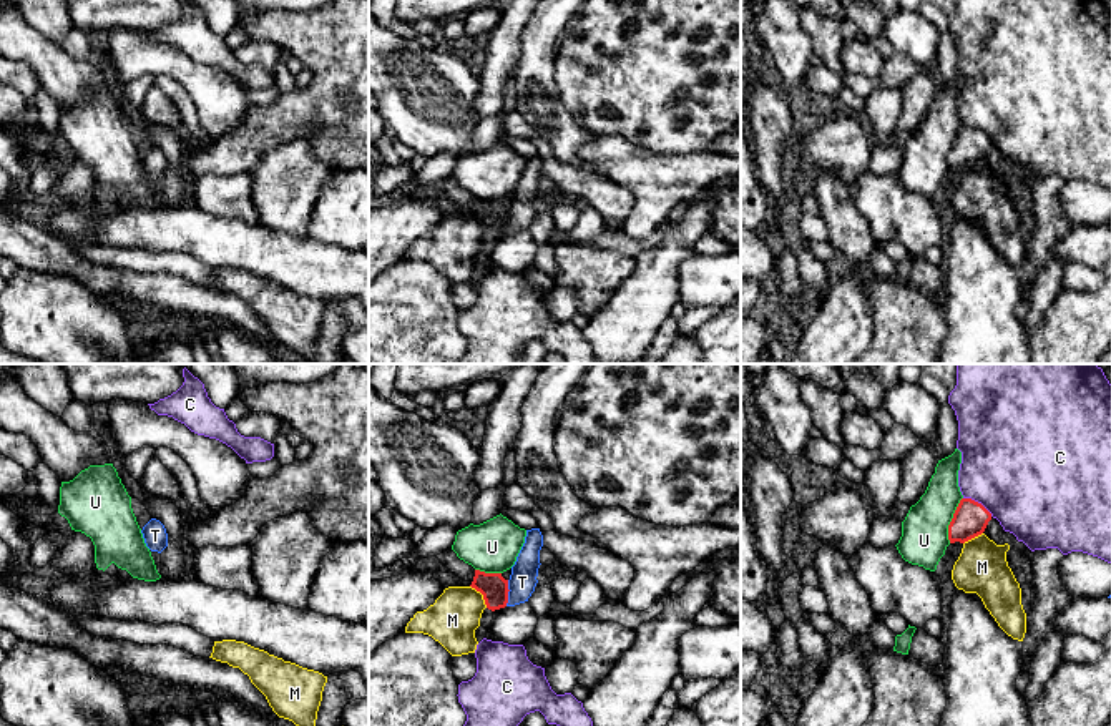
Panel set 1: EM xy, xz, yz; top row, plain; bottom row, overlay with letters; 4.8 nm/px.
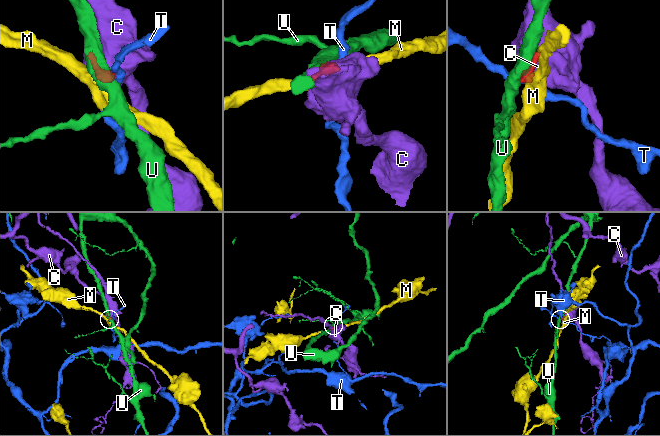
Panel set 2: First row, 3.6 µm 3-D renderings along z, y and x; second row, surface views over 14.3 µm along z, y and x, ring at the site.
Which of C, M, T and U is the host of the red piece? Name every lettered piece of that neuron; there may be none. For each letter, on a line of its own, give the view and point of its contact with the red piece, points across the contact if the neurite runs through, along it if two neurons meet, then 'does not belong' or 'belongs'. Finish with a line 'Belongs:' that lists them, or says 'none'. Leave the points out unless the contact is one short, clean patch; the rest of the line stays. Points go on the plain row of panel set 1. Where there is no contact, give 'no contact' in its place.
C: contact yz (977, 130); does not belong
M: contact xz (482, 221); border xz (470, 213), (482, 223), (487, 235); does not belong
T: contact xz (507, 221); border xz (509, 208), (509, 230), (505, 233); does not belong
U: contact yz (952, 148); does not belong
Belongs: none

